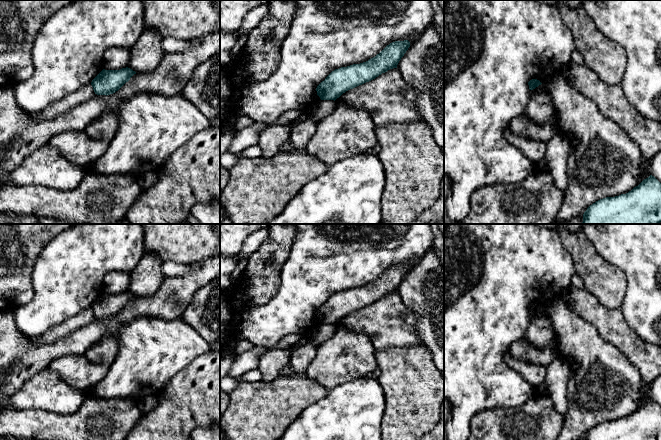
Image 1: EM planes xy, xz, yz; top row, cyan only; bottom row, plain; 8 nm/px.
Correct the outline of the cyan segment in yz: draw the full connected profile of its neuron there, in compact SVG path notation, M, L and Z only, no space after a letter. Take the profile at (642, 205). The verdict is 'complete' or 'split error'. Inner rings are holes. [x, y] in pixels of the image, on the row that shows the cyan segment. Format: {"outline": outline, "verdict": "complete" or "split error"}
{"outline": "M652 175L626 194L606 197L590 205L582 224L659 224L661 183Z", "verdict": "complete"}

